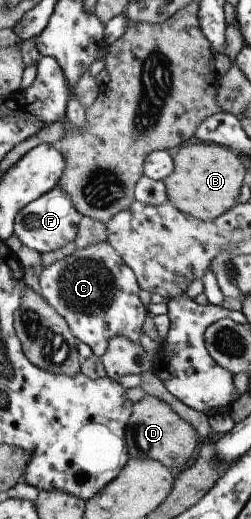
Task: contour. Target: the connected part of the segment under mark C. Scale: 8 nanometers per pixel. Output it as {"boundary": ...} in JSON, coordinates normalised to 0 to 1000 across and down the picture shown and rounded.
{"boundary":[[[386,468],[307,480],[211,509],[151,532],[163,570],[247,609],[283,644],[402,690],[450,649],[486,647],[558,659],[562,628],[586,607],[554,576],[558,551],[538,526],[430,468]]]}

